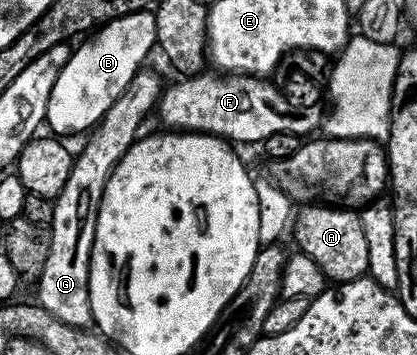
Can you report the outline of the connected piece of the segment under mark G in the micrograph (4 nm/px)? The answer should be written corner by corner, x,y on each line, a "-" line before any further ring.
140,67
132,81
119,98
113,103
98,121
98,124
90,130
87,142
83,150
71,162
69,179
65,179
65,187
61,187
58,197
53,201
53,219
49,226
51,246
49,247
49,259
45,259
45,267
41,271
37,282
39,288
38,304
45,311
52,313
54,317
65,322
65,324
87,327
92,324
91,300
89,299
89,267
91,266
91,248
95,238
97,227
97,215
101,207
101,199
105,191
105,183
113,171
113,167
123,158
125,151
140,136
139,124
147,117
147,112
156,108
157,102
165,88
162,81
153,70
148,67

